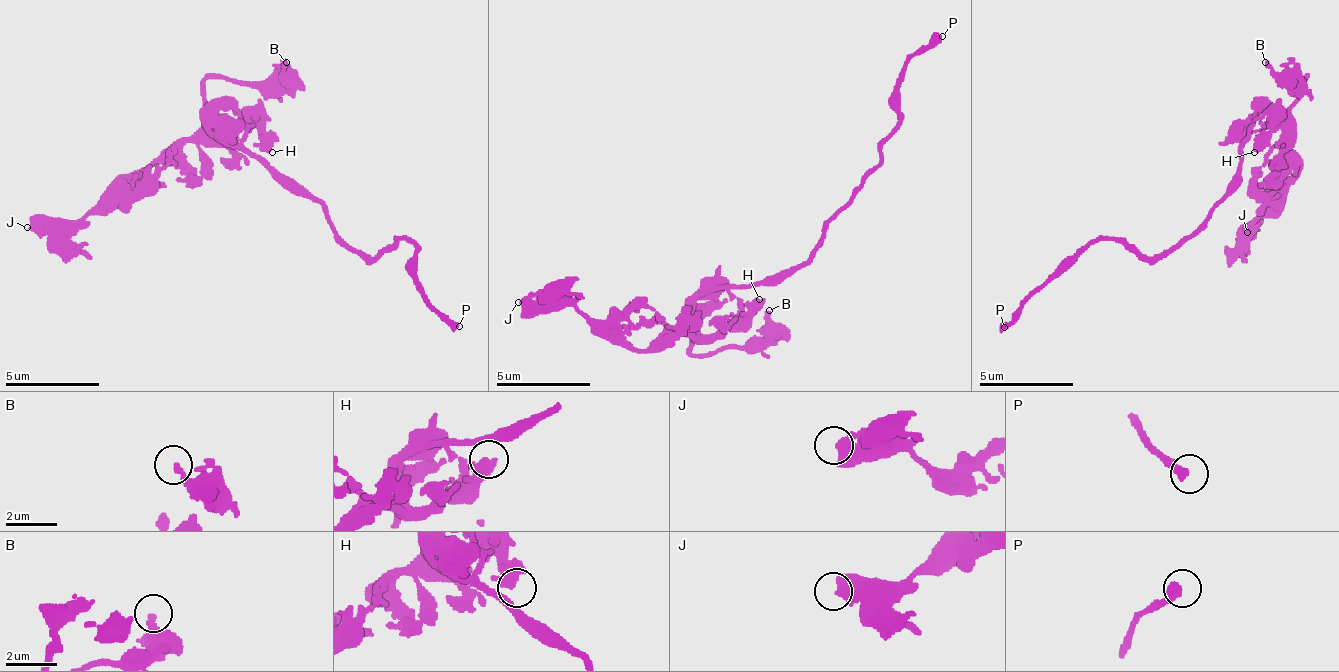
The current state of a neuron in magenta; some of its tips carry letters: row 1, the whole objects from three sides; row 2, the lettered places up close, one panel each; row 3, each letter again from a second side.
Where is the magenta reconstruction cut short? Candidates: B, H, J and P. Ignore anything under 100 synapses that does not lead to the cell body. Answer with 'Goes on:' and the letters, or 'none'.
Goes on: P

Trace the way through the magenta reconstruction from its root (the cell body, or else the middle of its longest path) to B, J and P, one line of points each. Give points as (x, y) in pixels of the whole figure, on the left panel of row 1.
B: (283, 184), (206, 114), (203, 82), (208, 77), (270, 82), (286, 62)
J: (283, 184), (254, 156), (226, 147), (205, 114), (130, 190), (106, 194), (74, 222), (27, 227)
P: (283, 184), (297, 184), (367, 258), (377, 258), (402, 238), (412, 247), (420, 293), (459, 326)

